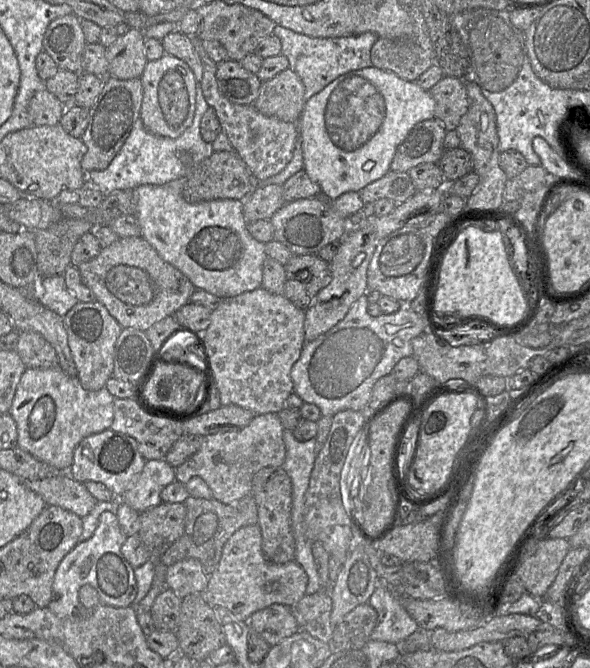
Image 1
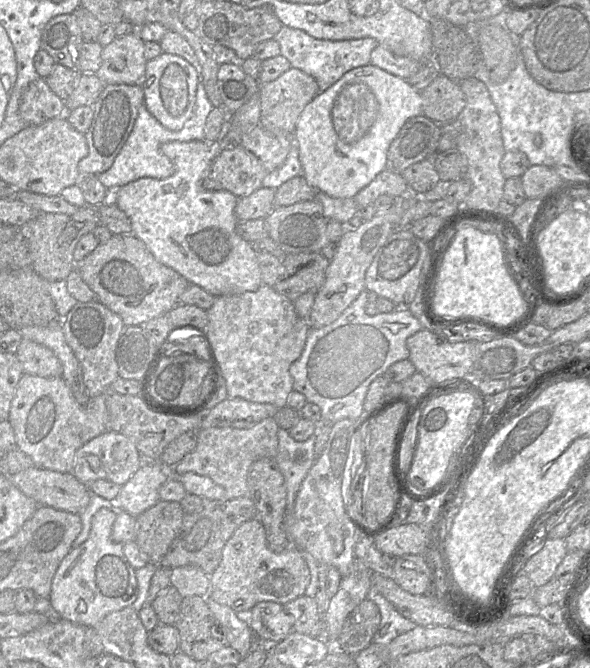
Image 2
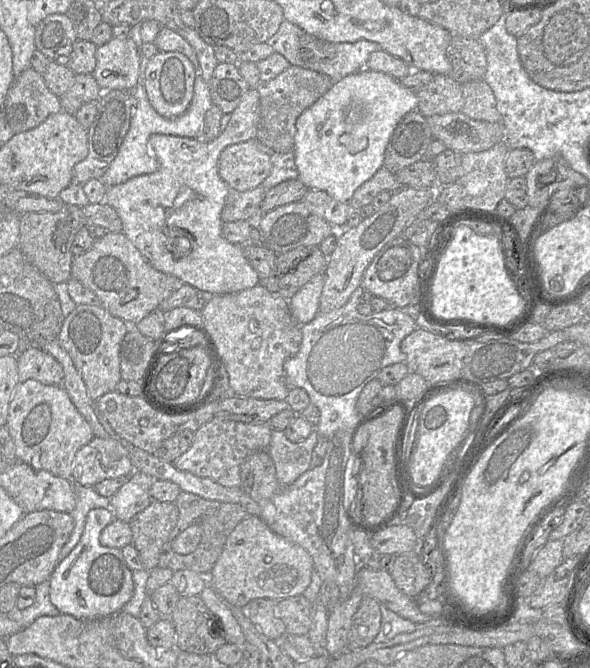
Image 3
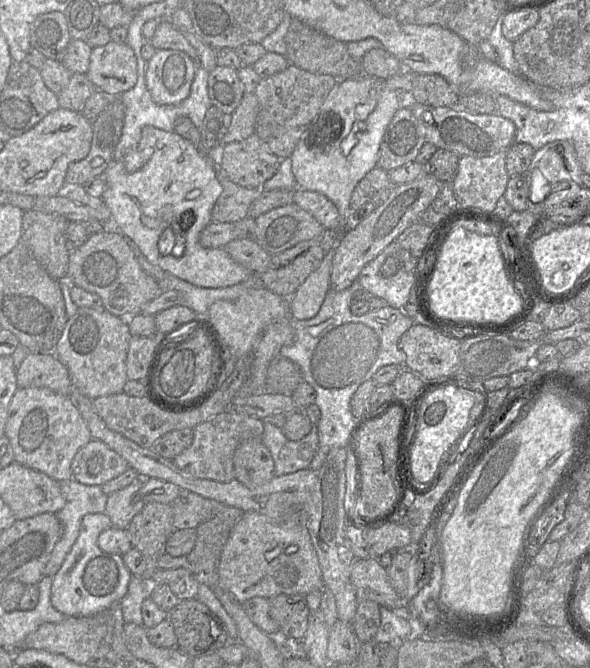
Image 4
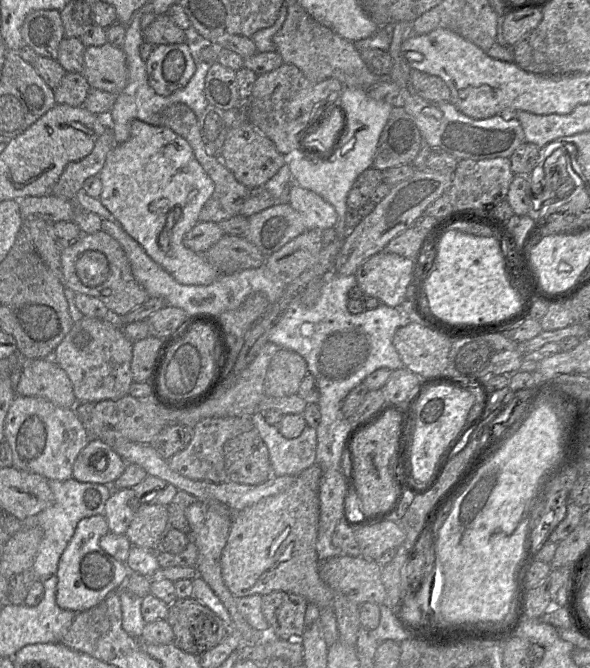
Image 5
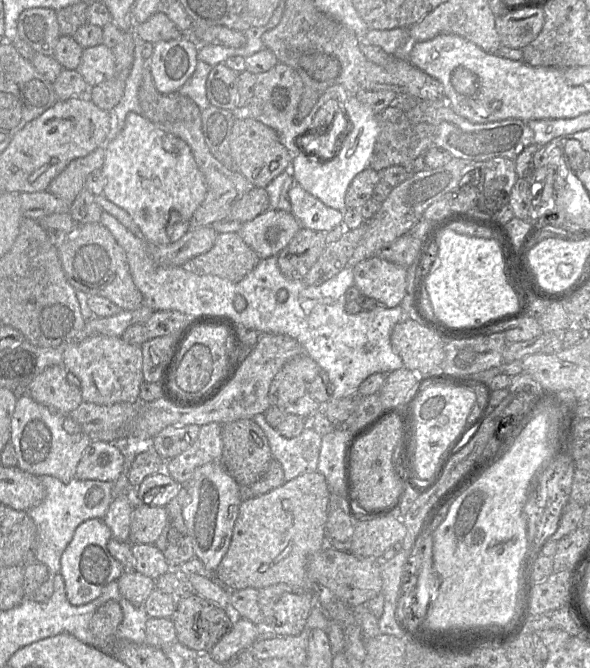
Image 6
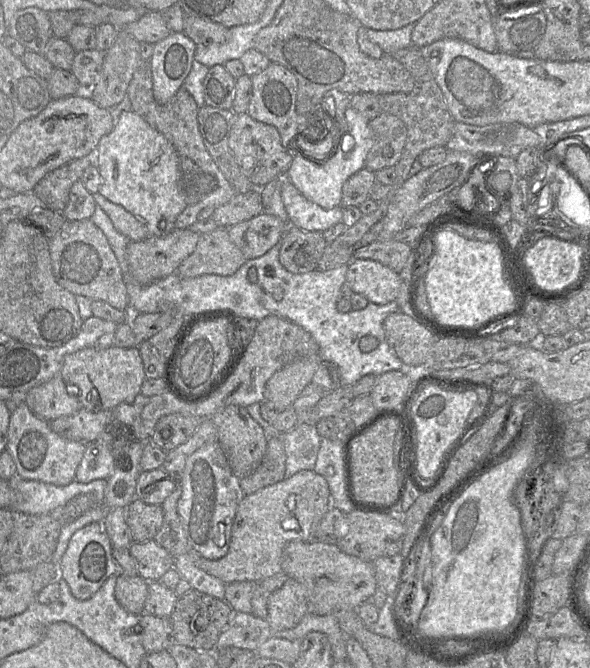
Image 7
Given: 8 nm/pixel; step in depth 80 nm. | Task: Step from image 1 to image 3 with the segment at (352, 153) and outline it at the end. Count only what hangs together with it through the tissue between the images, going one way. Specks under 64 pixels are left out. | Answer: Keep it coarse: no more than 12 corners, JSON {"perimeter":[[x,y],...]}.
{"perimeter":[[345,76],[296,121],[298,179],[349,203],[417,93]]}

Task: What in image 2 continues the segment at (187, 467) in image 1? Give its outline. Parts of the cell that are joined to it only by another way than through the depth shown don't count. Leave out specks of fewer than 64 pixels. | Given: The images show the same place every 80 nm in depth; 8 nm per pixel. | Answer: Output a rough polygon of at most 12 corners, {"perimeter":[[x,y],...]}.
{"perimeter":[[279,426],[201,428],[173,468],[209,477],[227,499],[248,495],[250,466],[274,458]]}

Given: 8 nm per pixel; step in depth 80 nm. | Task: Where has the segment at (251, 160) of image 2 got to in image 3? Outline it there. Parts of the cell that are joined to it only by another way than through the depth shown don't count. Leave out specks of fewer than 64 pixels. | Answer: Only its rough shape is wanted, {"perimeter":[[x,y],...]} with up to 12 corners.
{"perimeter":[[256,138],[226,147],[221,179],[240,192],[261,186],[273,155]]}

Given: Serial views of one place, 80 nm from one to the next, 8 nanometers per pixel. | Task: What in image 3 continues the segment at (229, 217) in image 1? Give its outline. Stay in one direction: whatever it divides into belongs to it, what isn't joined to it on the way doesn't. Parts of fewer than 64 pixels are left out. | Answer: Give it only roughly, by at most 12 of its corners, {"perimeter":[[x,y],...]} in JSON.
{"perimeter":[[250,89],[216,139],[152,134],[159,169],[108,187],[153,268],[200,291],[260,283],[223,236],[221,152],[255,139]]}

